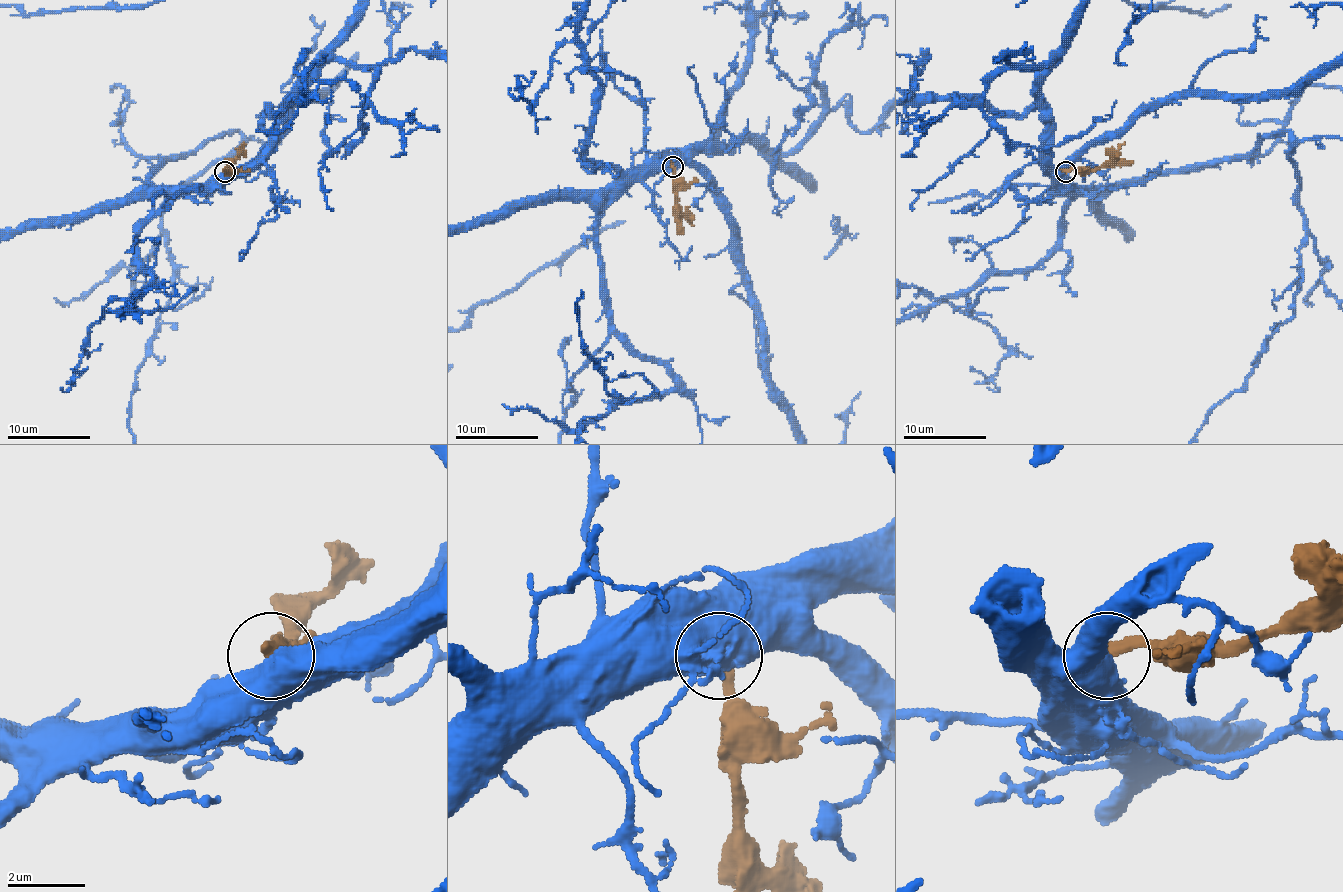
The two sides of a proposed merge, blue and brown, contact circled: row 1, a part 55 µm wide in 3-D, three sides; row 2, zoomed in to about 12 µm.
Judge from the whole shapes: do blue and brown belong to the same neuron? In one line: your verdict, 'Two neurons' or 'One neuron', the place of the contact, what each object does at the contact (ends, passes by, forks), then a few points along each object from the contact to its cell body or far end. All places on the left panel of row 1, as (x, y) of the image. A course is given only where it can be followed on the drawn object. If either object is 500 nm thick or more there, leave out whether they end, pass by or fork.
Two neurons. Place: (224, 172). Course of brown: (225, 171), (243, 142)

